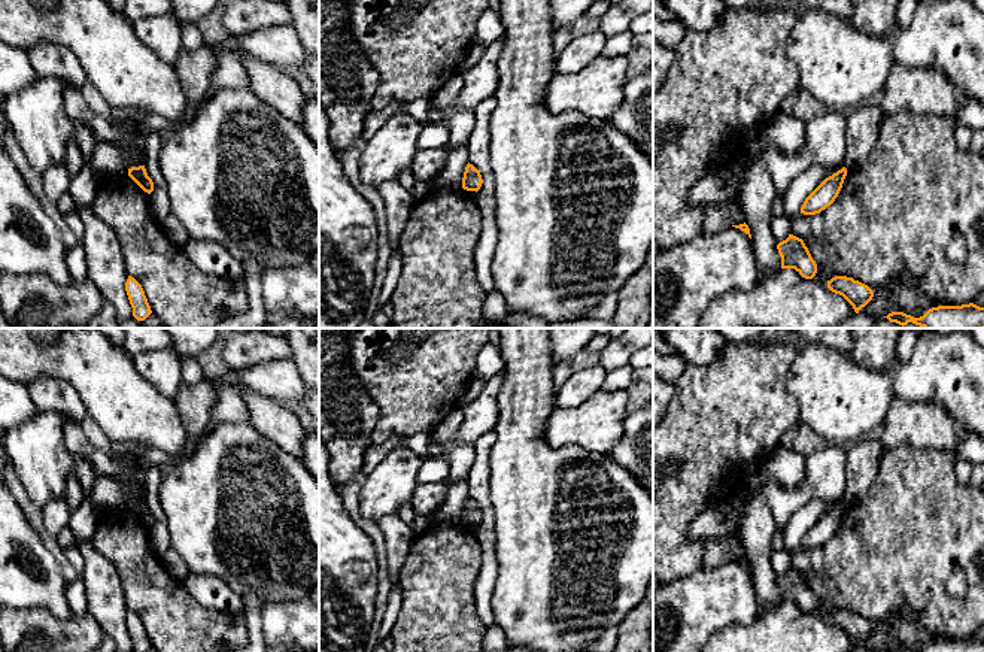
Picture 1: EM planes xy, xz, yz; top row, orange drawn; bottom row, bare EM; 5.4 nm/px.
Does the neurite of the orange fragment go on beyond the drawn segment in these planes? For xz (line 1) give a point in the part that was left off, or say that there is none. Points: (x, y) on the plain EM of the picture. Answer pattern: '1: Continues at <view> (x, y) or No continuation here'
1: No continuation here

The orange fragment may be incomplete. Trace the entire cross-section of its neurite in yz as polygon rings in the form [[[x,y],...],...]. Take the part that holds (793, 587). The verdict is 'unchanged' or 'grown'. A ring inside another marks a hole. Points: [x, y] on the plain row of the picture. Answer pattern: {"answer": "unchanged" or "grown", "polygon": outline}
{"answer": "unchanged", "polygon": [[[789,568],[786,574],[777,579],[777,583],[781,591],[781,603],[795,603],[805,613],[816,610],[817,598],[802,573]]]}

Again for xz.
{"answer": "unchanged", "polygon": [[[467,498],[464,512],[462,512],[462,522],[467,525],[479,525],[483,518],[480,506],[473,500]]]}

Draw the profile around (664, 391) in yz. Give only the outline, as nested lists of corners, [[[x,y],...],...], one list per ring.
[[[653,370],[653,430],[659,427],[675,394],[675,382],[662,377]]]

